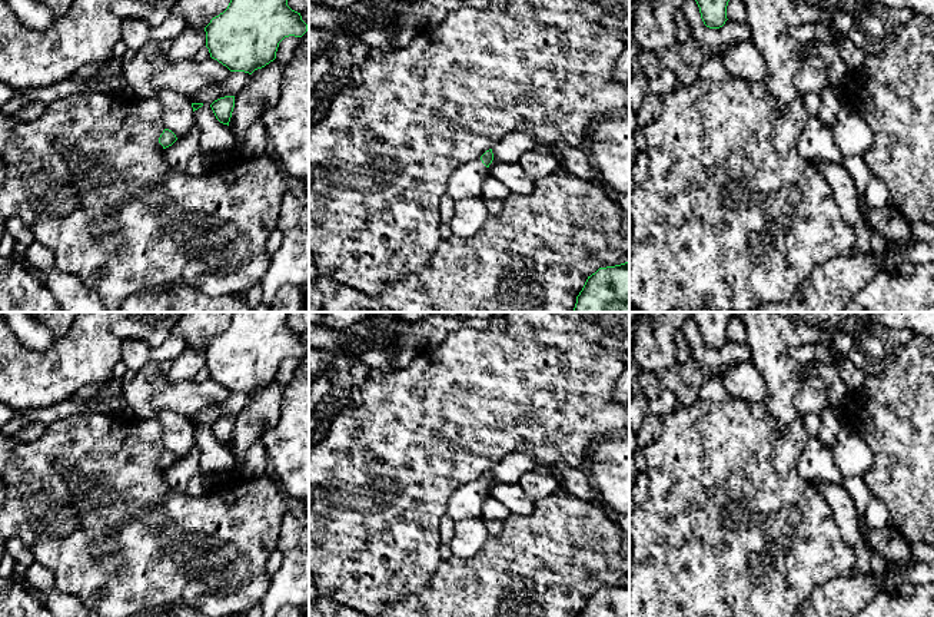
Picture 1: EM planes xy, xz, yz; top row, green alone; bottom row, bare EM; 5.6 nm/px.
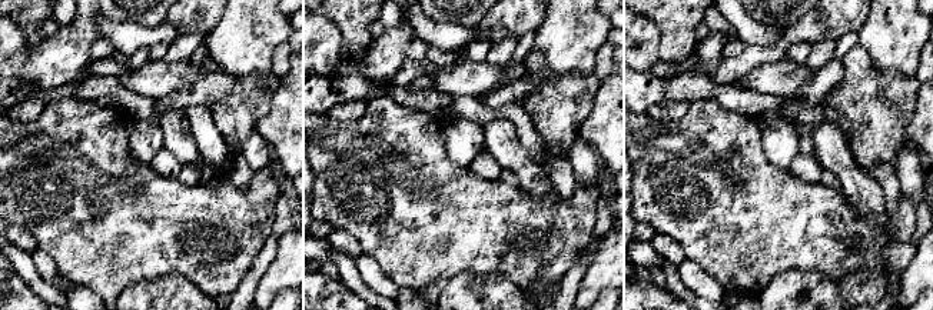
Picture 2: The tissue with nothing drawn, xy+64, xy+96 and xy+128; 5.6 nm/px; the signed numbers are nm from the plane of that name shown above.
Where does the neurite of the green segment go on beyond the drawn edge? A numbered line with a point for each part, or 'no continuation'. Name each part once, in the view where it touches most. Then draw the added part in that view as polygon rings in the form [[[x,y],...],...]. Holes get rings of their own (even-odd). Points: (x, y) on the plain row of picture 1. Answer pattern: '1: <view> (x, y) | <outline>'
1: xz (466, 501) | [[[481,478],[459,487],[448,501],[448,517],[453,521],[481,518],[482,505],[489,495]]]

